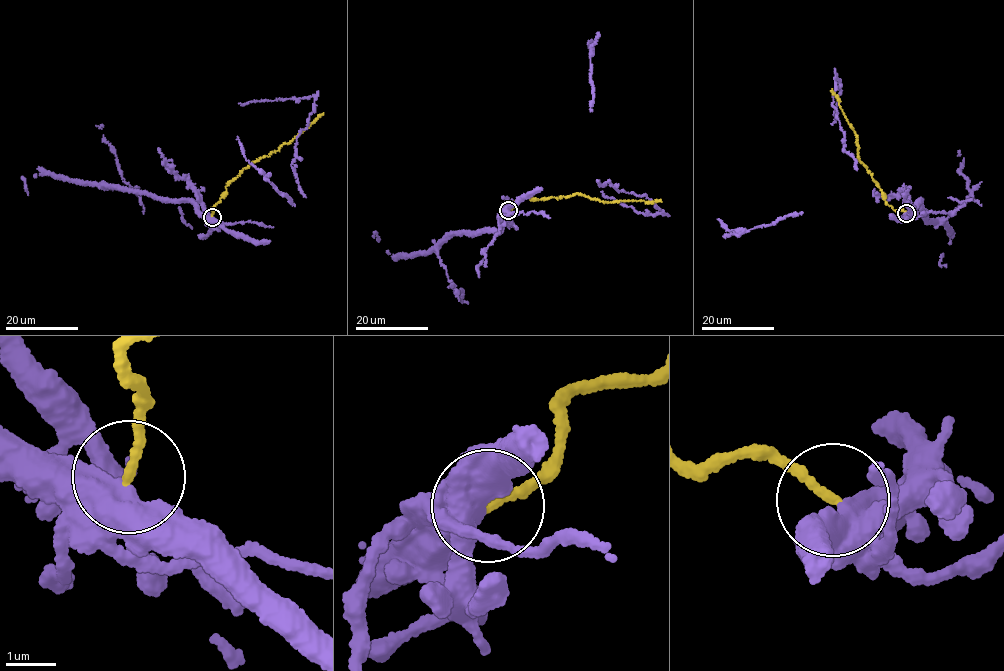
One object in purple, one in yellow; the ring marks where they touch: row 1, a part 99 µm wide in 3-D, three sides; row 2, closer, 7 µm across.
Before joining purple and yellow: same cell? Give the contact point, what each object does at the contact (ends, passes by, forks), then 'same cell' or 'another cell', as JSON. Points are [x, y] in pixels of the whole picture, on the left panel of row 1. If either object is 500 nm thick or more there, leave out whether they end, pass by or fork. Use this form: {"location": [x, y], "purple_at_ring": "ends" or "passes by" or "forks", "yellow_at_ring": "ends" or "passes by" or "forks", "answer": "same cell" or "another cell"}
{"location": [212, 217], "answer": "another cell"}

